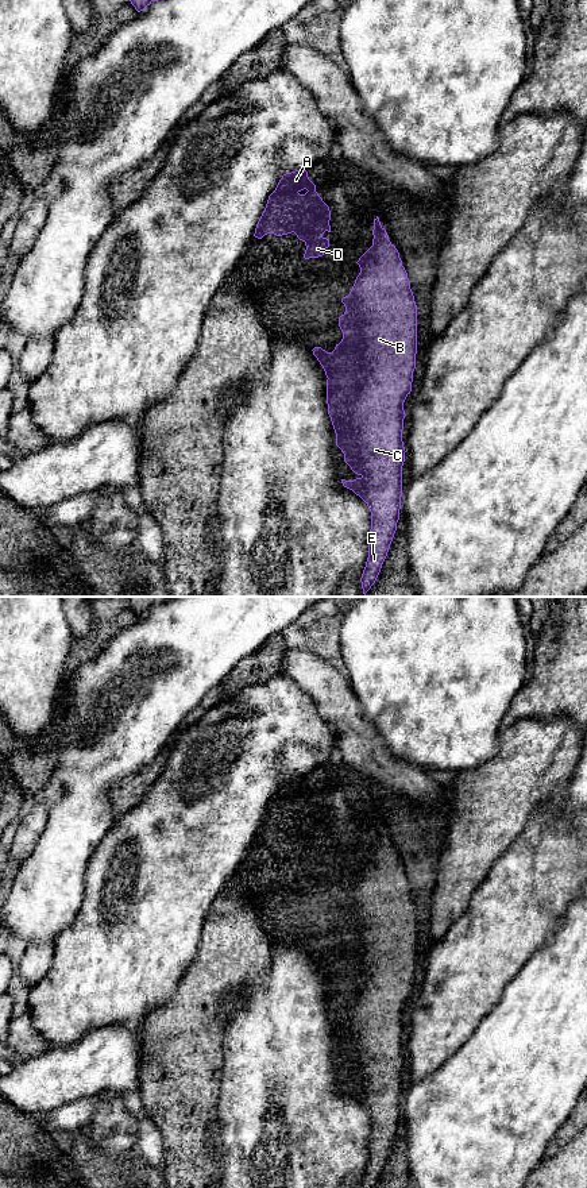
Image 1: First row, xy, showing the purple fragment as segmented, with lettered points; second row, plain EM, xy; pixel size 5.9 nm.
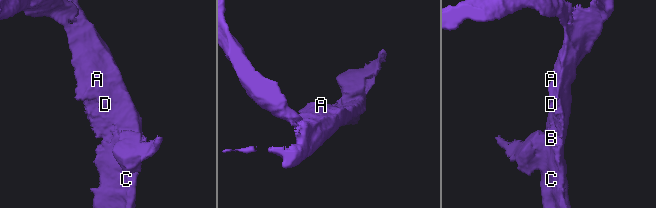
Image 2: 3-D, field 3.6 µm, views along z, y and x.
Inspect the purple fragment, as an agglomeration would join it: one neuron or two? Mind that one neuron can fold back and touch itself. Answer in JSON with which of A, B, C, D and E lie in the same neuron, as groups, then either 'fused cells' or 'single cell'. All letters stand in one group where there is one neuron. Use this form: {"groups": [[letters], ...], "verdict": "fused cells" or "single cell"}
{"groups": [["A", "B", "C", "D", "E"]], "verdict": "single cell"}

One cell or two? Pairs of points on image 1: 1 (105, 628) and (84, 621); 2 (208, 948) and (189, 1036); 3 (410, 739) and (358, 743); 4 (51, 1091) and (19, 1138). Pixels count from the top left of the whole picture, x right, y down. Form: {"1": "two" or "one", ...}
{"1": "two", "2": "one", "3": "two", "4": "two"}

